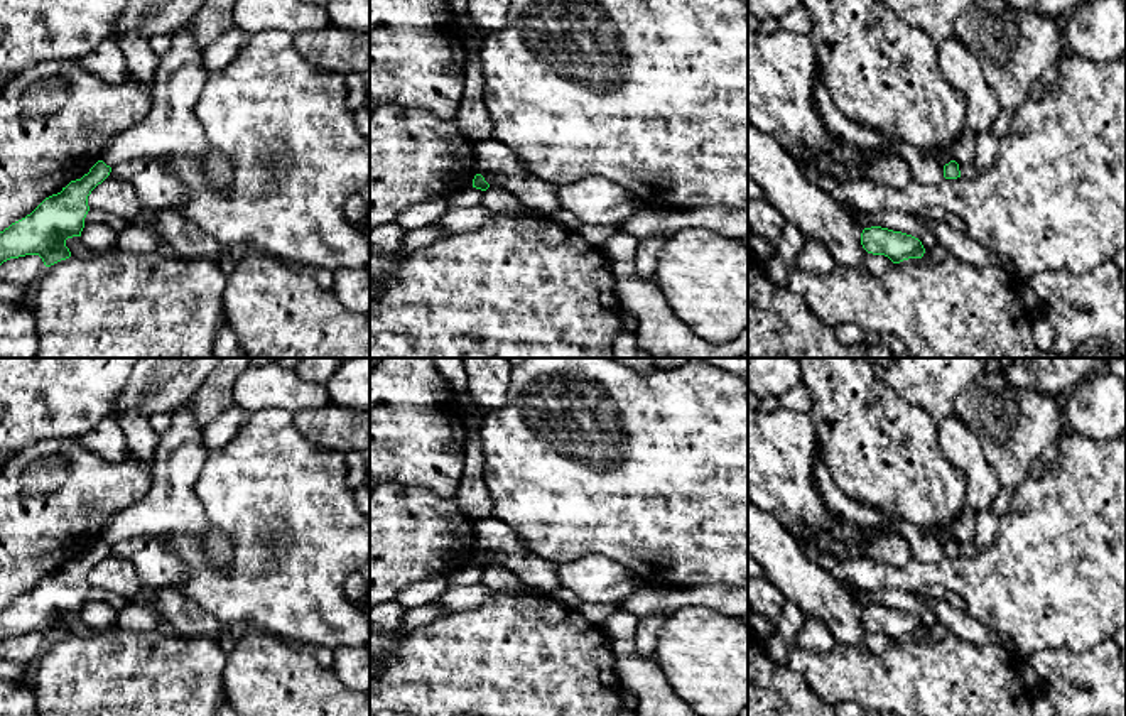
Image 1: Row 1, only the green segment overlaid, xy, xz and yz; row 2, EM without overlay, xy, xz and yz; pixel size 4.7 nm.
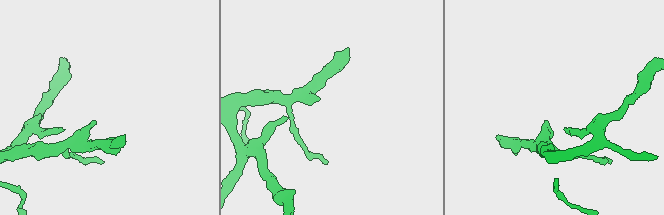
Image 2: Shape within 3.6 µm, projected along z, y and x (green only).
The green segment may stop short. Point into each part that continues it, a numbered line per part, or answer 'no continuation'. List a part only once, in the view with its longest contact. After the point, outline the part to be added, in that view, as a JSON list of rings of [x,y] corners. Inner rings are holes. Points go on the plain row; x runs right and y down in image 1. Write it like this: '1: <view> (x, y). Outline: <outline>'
no continuation

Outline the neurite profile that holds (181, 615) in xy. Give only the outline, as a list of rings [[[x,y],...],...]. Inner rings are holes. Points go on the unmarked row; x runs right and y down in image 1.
[[[174,588],[155,589],[154,606],[159,610],[164,625],[182,637],[218,638],[223,630],[211,613]]]

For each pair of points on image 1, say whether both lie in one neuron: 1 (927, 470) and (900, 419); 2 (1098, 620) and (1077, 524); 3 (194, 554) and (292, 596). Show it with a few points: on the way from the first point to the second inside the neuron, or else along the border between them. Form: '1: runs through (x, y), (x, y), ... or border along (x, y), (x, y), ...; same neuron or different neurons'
1: runs through (915, 458), (912, 455), (912, 438), (905, 431); same neuron
2: runs through (1079, 596), (1079, 547); same neuron
3: runs through (216, 580), (228, 591), (267, 591); same neuron

